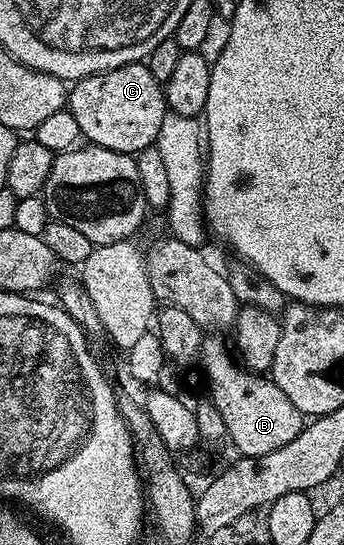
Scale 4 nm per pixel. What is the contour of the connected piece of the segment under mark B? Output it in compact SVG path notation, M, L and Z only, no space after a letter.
M222 336L203 337L200 367L210 385L209 401L220 412L226 429L225 437L230 438L231 444L238 449L237 453L243 458L259 458L268 456L268 452L276 452L276 448L284 448L288 440L296 440L304 425L304 416L296 404L292 404L292 400L288 400L288 396L284 396L269 377L239 364L227 339L225 342L218 337Z

